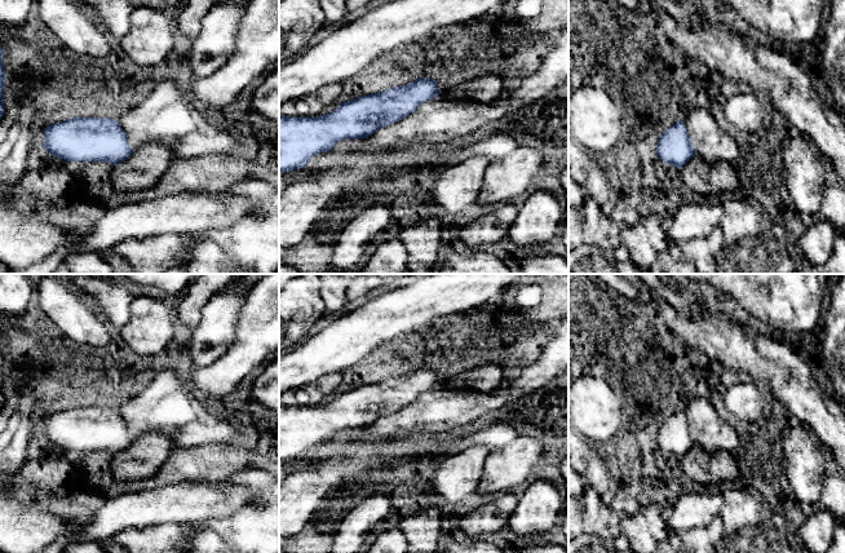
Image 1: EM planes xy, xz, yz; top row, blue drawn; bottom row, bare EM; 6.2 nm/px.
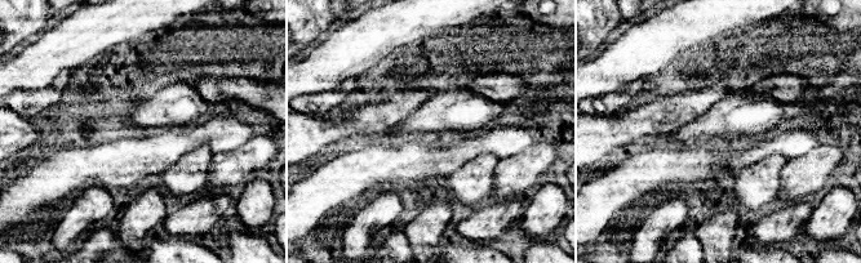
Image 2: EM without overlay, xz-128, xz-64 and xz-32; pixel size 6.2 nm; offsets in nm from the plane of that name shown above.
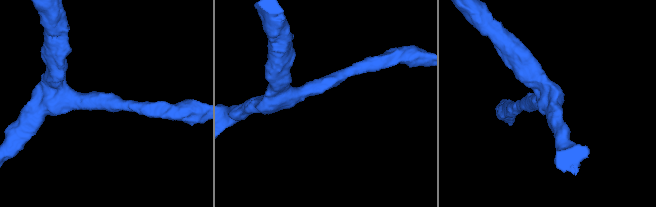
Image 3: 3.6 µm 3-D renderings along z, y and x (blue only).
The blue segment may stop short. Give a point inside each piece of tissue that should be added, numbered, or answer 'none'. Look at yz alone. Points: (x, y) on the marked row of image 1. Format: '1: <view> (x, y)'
none

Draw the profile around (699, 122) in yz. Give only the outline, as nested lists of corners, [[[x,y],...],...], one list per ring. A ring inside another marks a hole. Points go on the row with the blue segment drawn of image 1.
[[[691,109],[683,123],[696,152],[708,163],[734,163],[739,156],[736,141],[716,121],[709,109]]]

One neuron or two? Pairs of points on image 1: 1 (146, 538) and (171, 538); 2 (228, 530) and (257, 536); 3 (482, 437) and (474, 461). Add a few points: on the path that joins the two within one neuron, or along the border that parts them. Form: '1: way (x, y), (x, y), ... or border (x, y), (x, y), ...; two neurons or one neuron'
1: way (153, 538), (164, 538); one neuron
2: way (235, 530), (250, 531); one neuron
3: border (490, 447), (470, 445), (451, 455); two neurons

